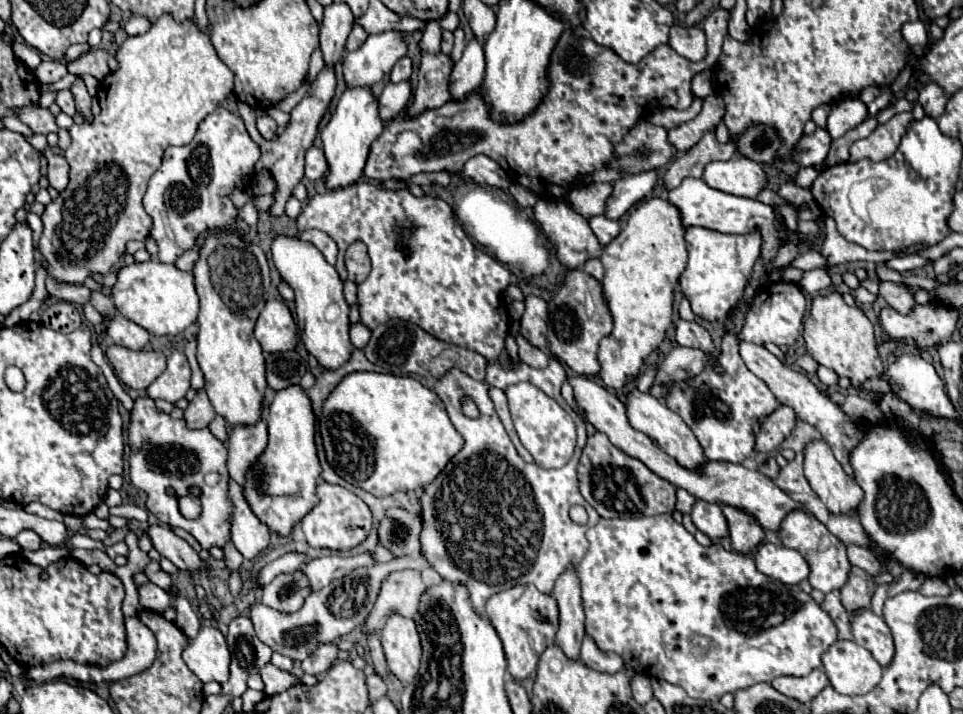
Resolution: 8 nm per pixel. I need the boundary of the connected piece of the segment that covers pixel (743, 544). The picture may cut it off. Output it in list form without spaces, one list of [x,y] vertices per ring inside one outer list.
[[[722,508],[726,520],[728,520],[728,532],[730,532],[730,546],[738,554],[750,554],[756,550],[756,546],[764,540],[764,530],[754,524],[752,516],[746,516],[746,512],[738,512],[738,508]]]

